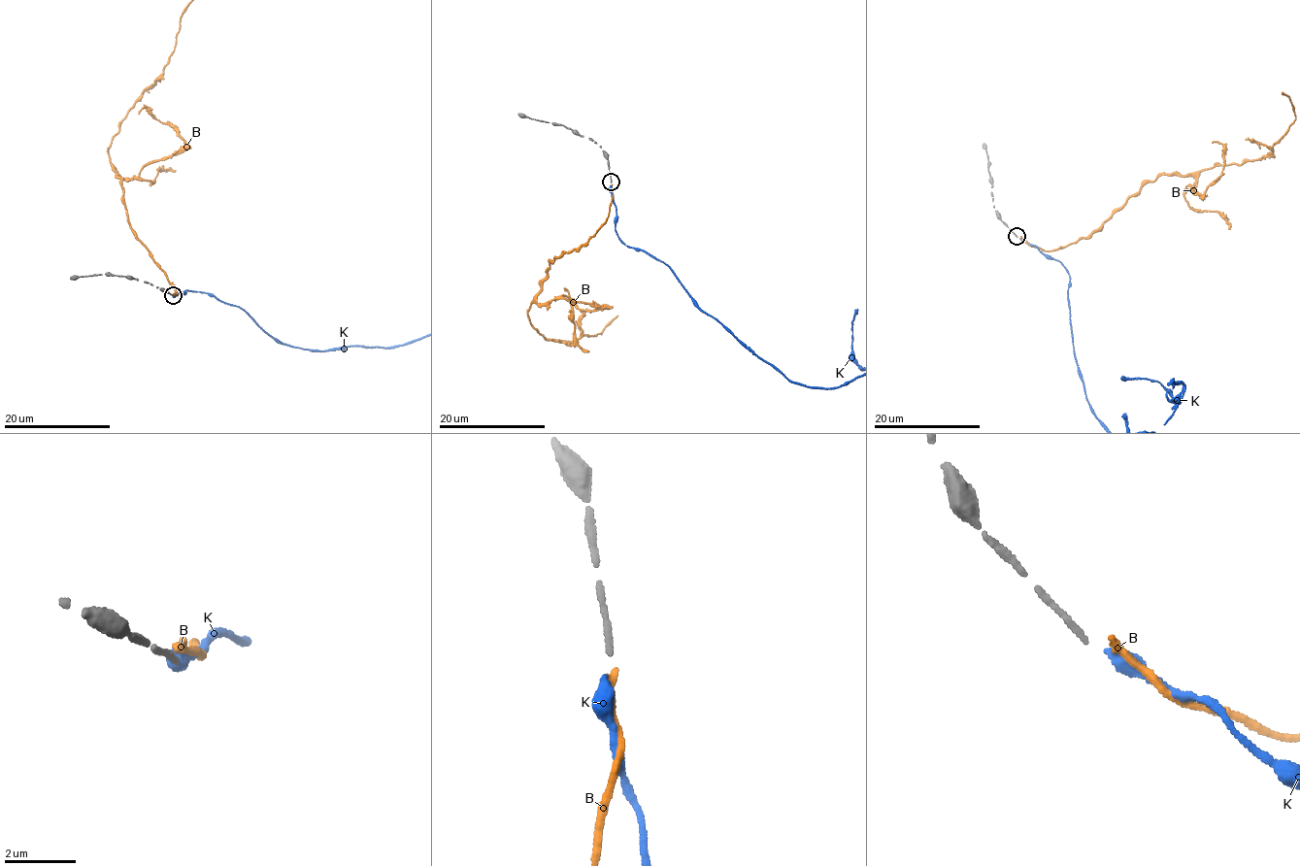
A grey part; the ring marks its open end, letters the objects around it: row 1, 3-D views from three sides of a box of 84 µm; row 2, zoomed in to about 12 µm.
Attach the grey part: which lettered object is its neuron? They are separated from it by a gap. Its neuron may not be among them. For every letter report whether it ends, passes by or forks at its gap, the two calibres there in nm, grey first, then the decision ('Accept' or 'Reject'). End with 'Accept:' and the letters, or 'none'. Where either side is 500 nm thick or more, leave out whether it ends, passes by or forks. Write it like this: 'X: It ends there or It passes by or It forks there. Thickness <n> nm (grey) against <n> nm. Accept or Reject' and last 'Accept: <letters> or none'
B: It ends there. Thickness 160 nm (grey) against 200 nm. Reject
K: It ends there. Thickness 160 nm (grey) against 400 nm. Accept
Accept: K

